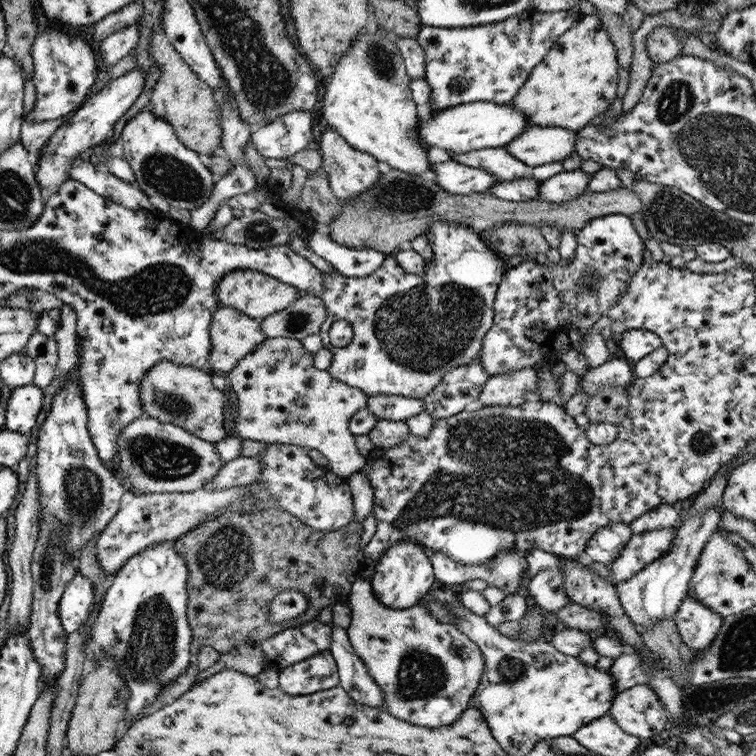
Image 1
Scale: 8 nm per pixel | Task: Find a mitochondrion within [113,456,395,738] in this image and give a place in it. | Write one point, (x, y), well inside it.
(150, 652)

